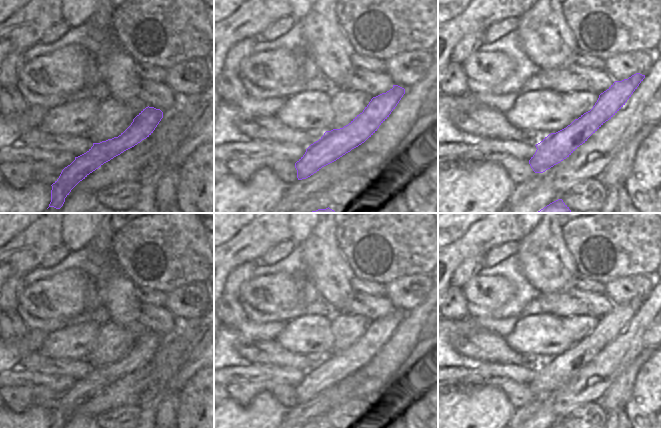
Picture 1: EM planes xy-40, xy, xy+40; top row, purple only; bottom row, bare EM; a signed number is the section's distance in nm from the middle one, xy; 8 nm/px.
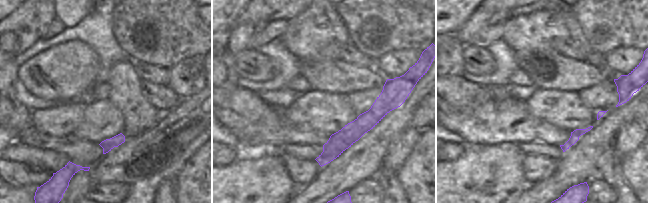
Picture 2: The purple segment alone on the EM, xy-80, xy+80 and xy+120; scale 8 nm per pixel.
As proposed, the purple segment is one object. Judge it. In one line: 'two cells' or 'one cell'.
two cells

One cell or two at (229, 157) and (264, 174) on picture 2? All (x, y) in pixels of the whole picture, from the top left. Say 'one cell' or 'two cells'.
two cells

